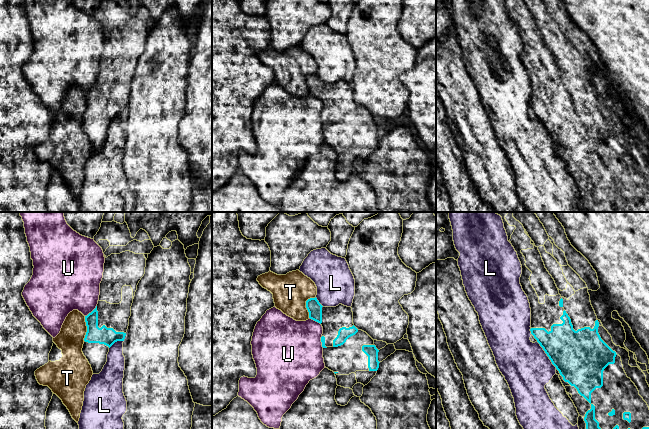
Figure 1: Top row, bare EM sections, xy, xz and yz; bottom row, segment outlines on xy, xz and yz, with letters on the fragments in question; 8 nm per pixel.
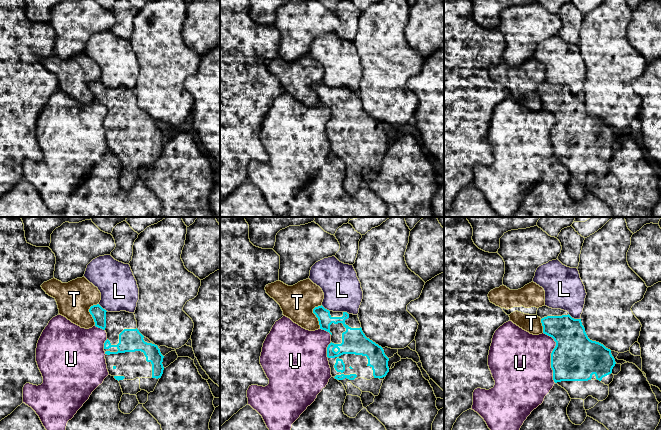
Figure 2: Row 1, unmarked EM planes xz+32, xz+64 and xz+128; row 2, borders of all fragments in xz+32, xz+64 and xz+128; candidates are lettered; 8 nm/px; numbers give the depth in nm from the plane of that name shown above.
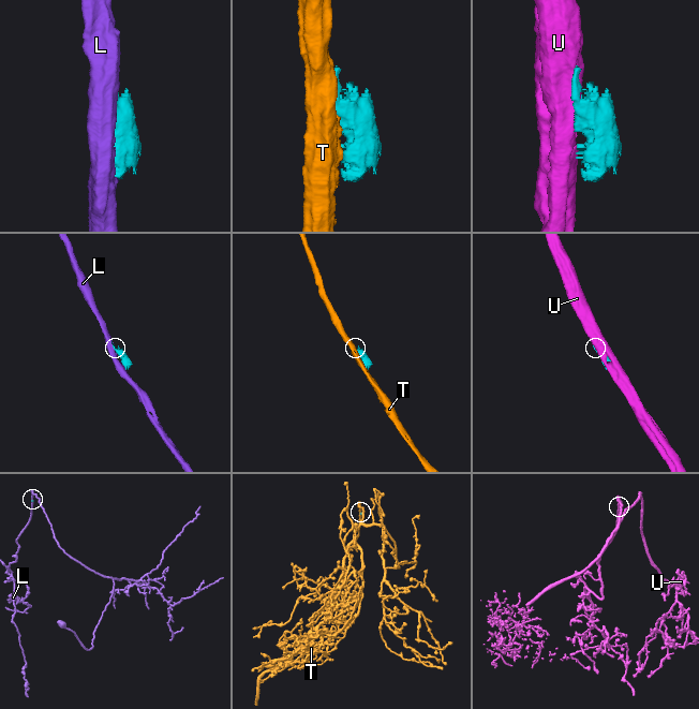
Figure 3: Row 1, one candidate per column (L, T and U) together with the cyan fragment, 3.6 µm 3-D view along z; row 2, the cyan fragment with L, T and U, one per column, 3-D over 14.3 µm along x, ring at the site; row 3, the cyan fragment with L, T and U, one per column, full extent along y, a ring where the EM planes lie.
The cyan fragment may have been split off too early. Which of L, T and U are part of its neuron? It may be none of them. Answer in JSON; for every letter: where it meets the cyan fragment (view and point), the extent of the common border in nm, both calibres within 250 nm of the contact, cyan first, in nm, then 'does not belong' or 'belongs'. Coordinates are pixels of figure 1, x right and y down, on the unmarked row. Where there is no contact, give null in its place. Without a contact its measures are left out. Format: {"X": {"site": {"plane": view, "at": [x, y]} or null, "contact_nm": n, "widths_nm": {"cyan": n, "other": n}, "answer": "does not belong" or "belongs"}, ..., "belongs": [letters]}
{"L": {"site": {"plane": "yz", "at": [547, 131]}, "contact_nm": 280, "widths_nm": {"cyan": 400, "other": 380}, "answer": "does not belong"}, "T": {"site": {"plane": "xz", "at": [306, 81]}, "contact_nm": 190, "widths_nm": {"cyan": 120, "other": 280}, "answer": "does not belong"}, "U": {"site": {"plane": "xy", "at": [92, 87]}, "contact_nm": 130, "widths_nm": {"cyan": 140, "other": 400}, "answer": "does not belong"}, "belongs": []}

